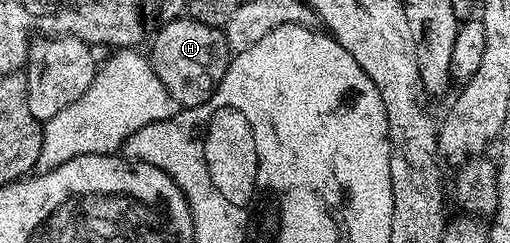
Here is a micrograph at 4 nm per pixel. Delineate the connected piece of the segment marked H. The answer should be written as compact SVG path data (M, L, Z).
M189 17L169 19L152 39L150 58L158 81L181 108L202 105L218 89L230 62L228 42L223 30Z

